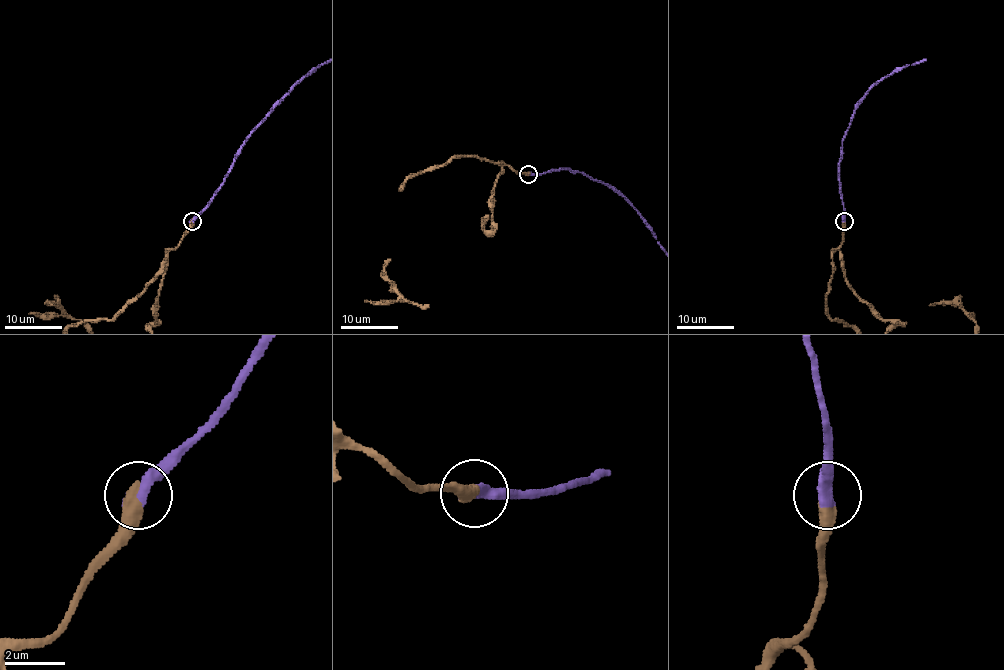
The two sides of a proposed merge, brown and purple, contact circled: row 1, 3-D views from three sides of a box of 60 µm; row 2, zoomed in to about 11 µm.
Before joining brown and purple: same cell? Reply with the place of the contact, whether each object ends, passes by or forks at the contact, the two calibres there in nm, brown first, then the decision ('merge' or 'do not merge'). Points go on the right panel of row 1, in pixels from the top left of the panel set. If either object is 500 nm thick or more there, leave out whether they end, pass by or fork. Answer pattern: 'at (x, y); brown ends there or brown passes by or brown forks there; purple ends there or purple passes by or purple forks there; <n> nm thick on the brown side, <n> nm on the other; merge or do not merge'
at (844, 221); 500 nm thick on the brown side, 480 nm on the other; merge

